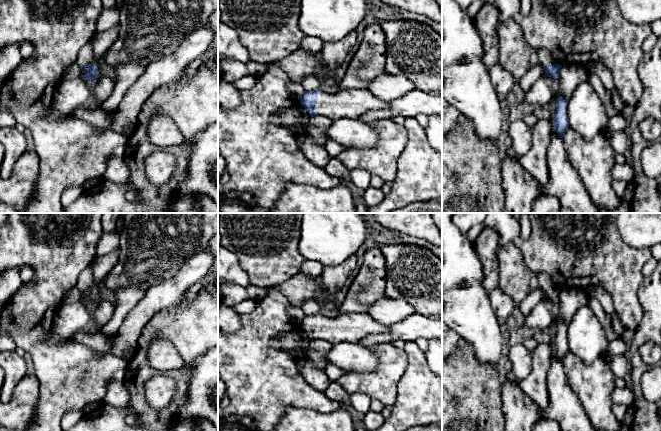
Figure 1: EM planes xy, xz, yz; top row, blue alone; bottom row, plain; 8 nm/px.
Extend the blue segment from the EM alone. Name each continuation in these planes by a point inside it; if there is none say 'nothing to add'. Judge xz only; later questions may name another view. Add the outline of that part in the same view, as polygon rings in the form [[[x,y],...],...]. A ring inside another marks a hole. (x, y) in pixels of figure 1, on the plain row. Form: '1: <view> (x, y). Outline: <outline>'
1: xz (353, 327). Outline: [[[342,313],[335,318],[322,315],[318,319],[316,330],[319,340],[332,345],[340,341],[358,343],[366,335],[384,333],[388,328],[368,313]]]

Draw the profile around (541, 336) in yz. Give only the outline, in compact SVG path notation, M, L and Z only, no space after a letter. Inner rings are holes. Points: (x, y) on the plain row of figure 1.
M547 330L534 331L533 338L538 344L551 344L553 343Z

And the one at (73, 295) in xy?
M76 286L70 289L63 297L62 303L75 303L81 300L80 289Z

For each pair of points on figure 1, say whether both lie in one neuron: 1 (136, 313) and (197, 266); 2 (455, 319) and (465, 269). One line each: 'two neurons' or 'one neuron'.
1: one neuron
2: one neuron

